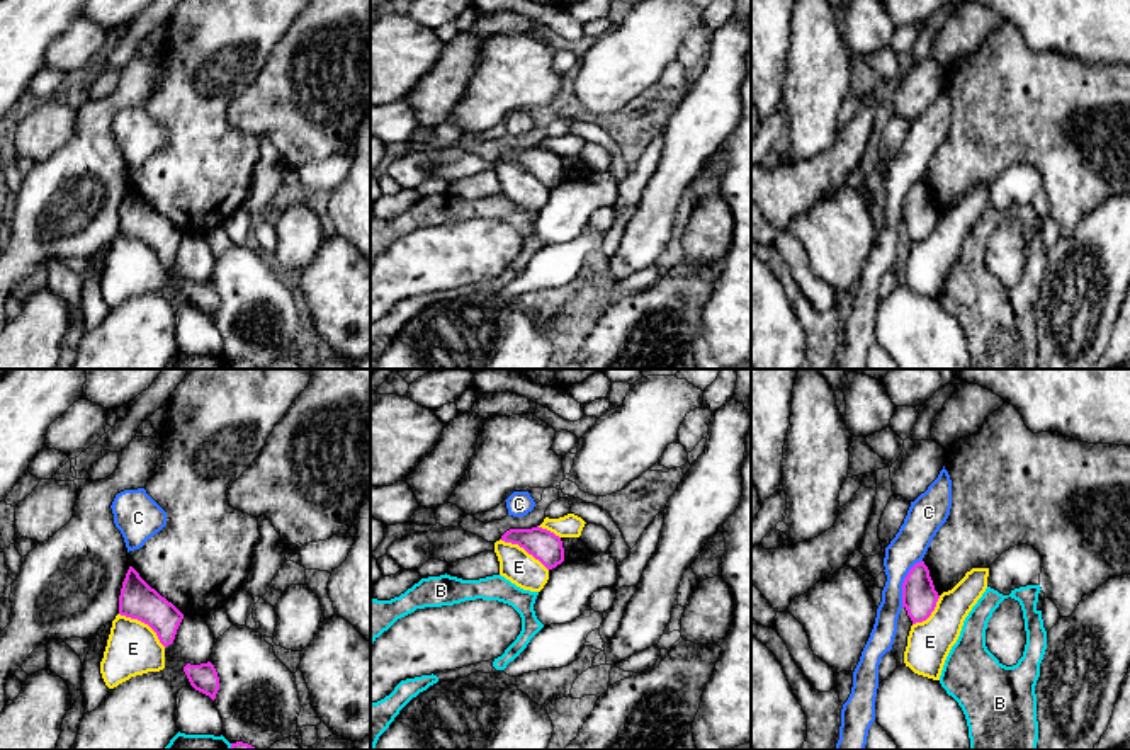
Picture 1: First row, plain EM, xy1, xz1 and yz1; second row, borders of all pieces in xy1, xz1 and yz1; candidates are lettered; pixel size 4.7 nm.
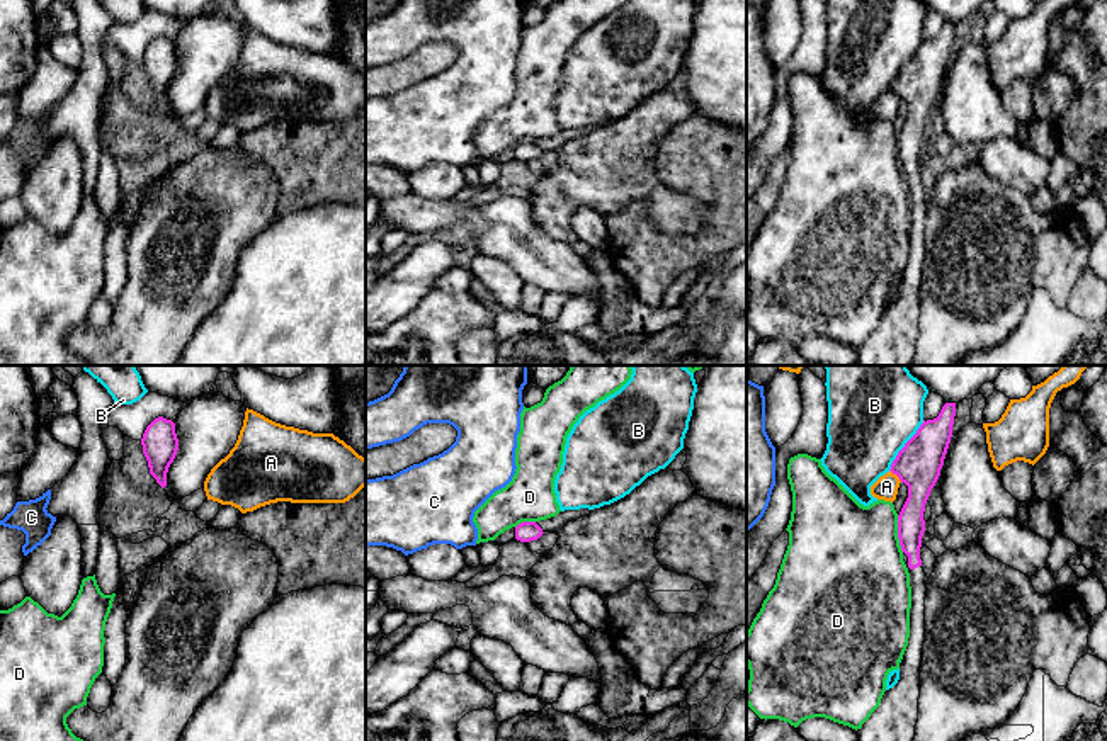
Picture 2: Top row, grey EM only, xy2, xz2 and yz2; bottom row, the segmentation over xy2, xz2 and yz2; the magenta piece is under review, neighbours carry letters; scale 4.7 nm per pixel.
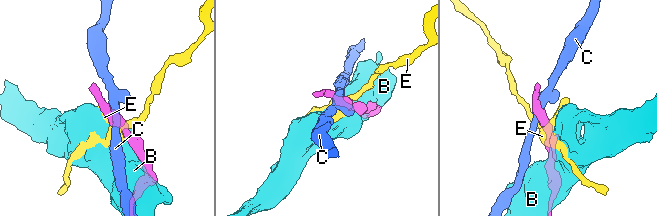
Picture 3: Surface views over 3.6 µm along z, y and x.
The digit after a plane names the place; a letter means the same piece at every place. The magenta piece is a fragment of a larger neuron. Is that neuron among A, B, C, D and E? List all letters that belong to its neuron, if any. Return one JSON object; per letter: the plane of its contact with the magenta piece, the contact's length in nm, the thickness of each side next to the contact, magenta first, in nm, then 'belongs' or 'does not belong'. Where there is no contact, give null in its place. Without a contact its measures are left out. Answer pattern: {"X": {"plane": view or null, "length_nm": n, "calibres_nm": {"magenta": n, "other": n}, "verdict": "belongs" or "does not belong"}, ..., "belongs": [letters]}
{"A": {"plane": "yz2", "length_nm": 90, "calibres_nm": {"magenta": 220, "other": 110}, "verdict": "does not belong"}, "B": {"plane": "yz2", "length_nm": 300, "calibres_nm": {"magenta": 220, "other": 400}, "verdict": "does not belong"}, "C": {"plane": "yz1", "length_nm": 240, "calibres_nm": {"magenta": 160, "other": 160}, "verdict": "does not belong"}, "D": {"plane": "yz2", "length_nm": 180, "calibres_nm": {"magenta": 130, "other": 480}, "verdict": "does not belong"}, "E": {"plane": "xy1", "length_nm": 280, "calibres_nm": {"magenta": 180, "other": 260}, "verdict": "does not belong"}, "belongs": []}

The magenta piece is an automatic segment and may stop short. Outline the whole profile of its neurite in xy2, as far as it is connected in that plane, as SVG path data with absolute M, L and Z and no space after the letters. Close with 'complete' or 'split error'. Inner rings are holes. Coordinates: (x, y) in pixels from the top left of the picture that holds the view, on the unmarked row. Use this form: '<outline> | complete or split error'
M163 36L155 37L145 49L143 58L143 73L148 80L150 93L156 102L167 105L167 92L173 82L179 70L179 58L175 53L175 42Z | complete

